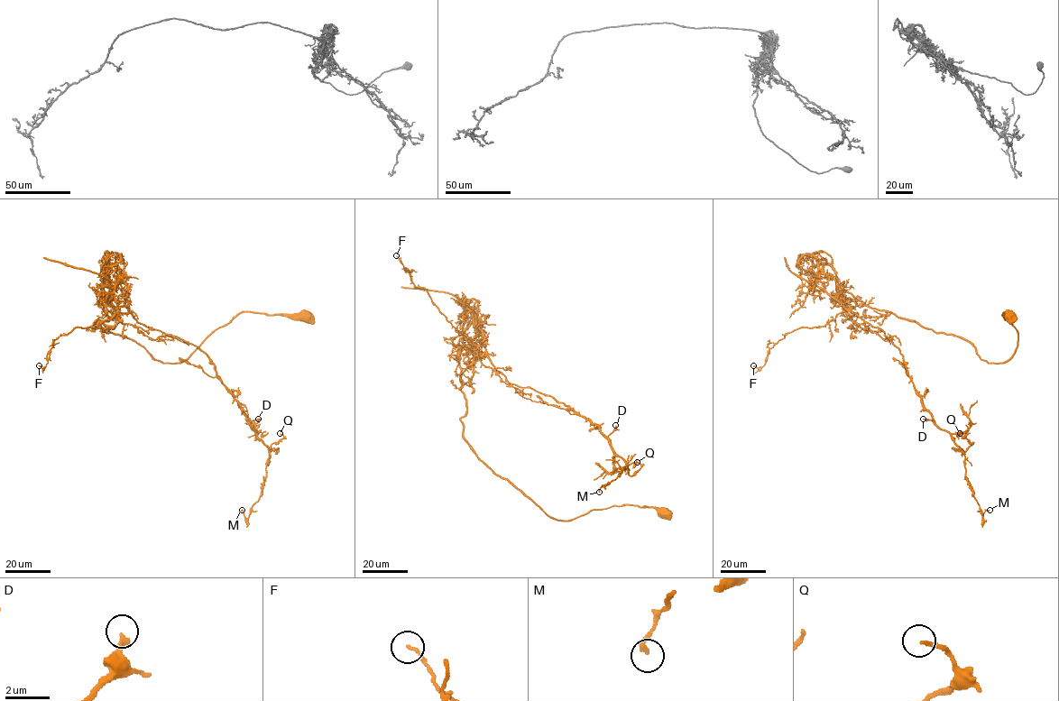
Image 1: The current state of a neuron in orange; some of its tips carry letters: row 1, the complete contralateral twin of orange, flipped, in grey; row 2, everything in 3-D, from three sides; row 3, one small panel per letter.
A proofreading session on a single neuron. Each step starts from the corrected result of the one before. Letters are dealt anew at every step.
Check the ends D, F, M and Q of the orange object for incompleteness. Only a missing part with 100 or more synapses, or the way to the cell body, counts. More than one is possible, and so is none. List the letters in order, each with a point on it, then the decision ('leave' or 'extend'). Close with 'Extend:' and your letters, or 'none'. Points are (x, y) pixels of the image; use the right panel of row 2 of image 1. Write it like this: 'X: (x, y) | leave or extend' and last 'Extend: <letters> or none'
D: (923, 419) | leave
F: (753, 365) | leave
M: (989, 510) | leave
Q: (960, 433) | leave
Extend: none

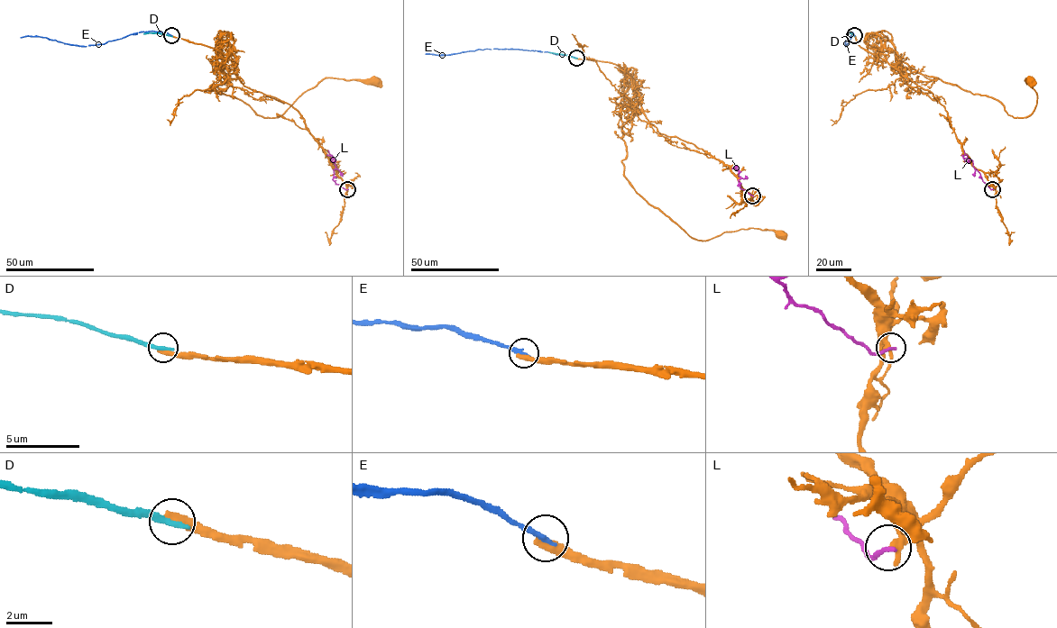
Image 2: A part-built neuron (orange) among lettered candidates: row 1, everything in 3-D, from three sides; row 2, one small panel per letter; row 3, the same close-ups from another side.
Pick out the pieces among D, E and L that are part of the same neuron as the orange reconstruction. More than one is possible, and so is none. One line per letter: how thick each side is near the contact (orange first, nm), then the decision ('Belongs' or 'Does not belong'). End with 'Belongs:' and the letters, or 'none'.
D: Thickness 420 nm (orange) against 320 nm. Does not belong
E: Thickness 440 nm (orange) against 280 nm. Does not belong
L: Thickness 360 nm (orange) against 200 nm. Does not belong
Belongs: none

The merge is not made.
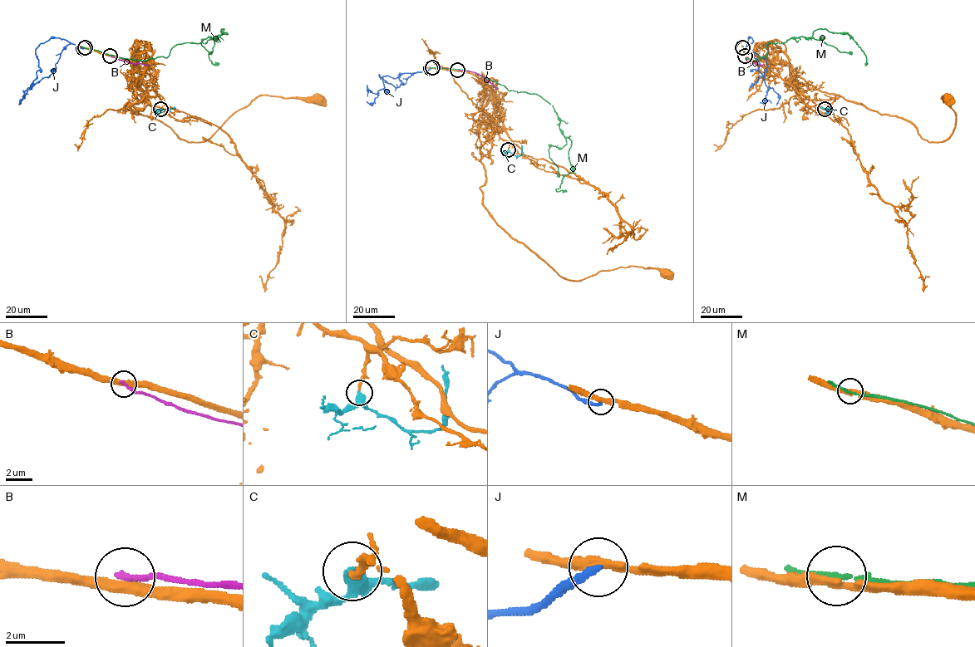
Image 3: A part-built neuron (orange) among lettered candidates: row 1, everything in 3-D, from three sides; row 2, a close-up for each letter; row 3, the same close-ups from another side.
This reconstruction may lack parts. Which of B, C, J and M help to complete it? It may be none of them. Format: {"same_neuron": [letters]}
{"same_neuron": ["C"]}

